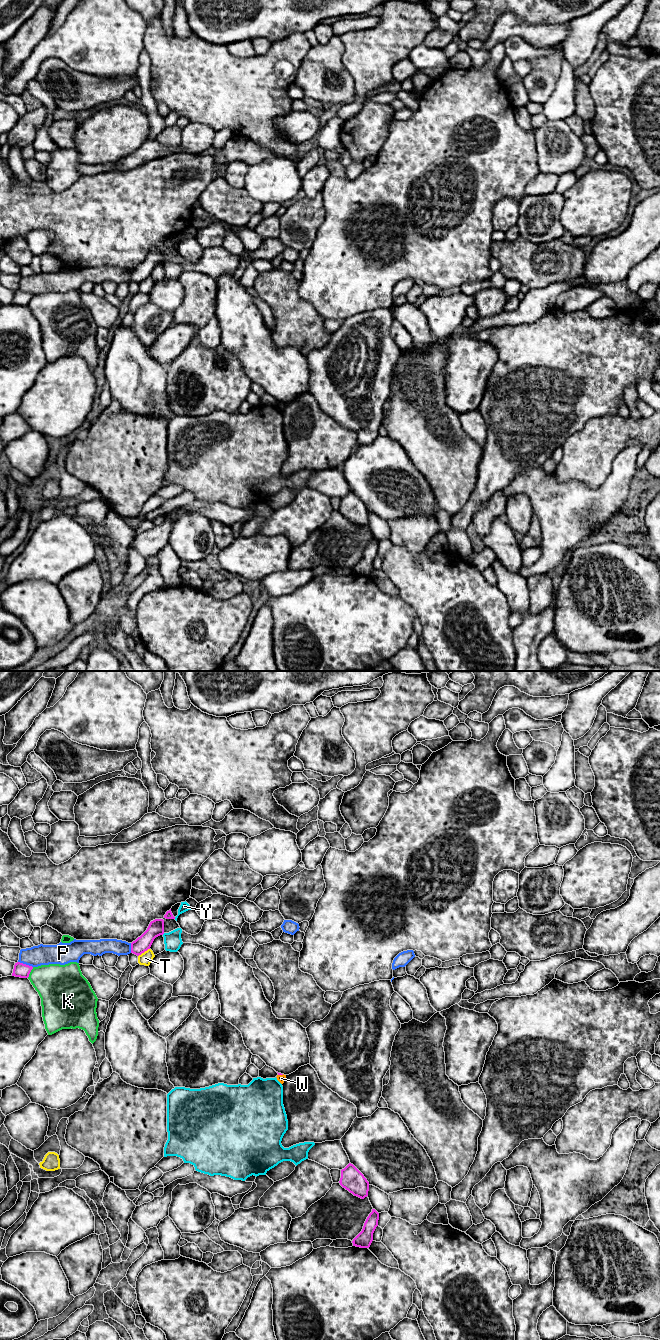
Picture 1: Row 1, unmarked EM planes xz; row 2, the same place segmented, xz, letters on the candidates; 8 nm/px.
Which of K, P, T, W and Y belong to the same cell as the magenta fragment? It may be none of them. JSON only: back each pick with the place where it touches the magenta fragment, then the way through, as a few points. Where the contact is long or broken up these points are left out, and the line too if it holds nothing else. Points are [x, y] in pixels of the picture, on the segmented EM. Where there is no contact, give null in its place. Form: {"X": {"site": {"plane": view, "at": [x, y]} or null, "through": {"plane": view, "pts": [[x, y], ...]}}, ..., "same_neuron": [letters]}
{"same_neuron": []}

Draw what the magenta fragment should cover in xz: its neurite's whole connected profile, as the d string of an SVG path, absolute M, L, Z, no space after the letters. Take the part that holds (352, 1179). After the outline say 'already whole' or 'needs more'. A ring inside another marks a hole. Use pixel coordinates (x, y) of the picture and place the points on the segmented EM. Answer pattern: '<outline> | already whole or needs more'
M351 1163L341 1170L340 1185L361 1199L368 1196L369 1182Z | already whole

